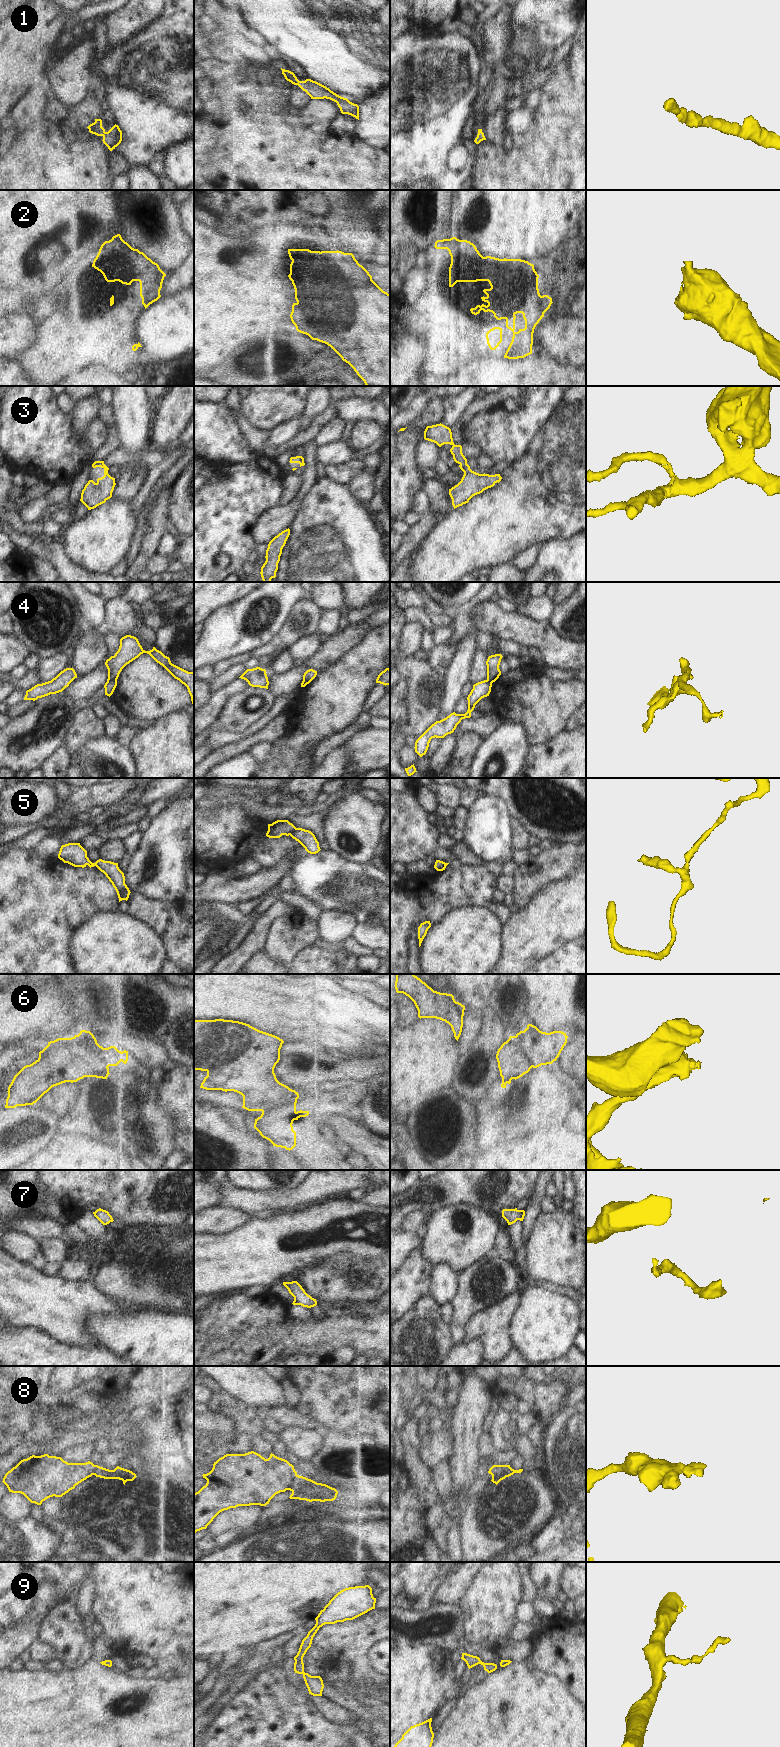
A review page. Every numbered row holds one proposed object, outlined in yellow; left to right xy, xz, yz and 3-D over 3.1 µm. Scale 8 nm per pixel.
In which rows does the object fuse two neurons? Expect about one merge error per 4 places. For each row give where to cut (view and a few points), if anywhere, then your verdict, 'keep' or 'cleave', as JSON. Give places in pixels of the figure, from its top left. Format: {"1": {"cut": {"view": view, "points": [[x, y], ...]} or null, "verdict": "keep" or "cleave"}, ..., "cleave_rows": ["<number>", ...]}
{"1": {"cut": null, "verdict": "keep"}, "2": {"cut": null, "verdict": "keep"}, "3": {"cut": null, "verdict": "keep"}, "4": {"cut": {"view": "xy", "points": [[116, 678], [107, 681]]}, "verdict": "cleave"}, "5": {"cut": {"view": "xz", "points": [[295, 827], [295, 830], [290, 835]]}, "verdict": "cleave"}, "6": {"cut": {"view": "xz", "points": [[295, 1109], [289, 1104], [281, 1104], [262, 1111]]}, "verdict": "cleave"}, "7": {"cut": null, "verdict": "keep"}, "8": {"cut": {"view": "yz", "points": [[510, 1467], [507, 1471], [499, 1472], [492, 1481]]}, "verdict": "cleave"}, "9": {"cut": null, "verdict": "keep"}, "cleave_rows": ["4", "5", "6", "8"]}

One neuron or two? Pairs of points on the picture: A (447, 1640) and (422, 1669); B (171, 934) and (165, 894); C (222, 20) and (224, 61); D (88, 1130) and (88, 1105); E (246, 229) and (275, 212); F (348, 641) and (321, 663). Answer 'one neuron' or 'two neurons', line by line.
A: two neurons
B: two neurons
C: two neurons
D: two neurons
E: one neuron
F: one neuron

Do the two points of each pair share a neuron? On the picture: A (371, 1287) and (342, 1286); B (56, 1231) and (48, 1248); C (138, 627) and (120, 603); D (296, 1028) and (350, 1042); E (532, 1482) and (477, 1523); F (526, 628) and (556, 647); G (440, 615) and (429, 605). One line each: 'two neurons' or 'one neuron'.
A: one neuron
B: two neurons
C: one neuron
D: one neuron
E: one neuron
F: one neuron
G: one neuron

